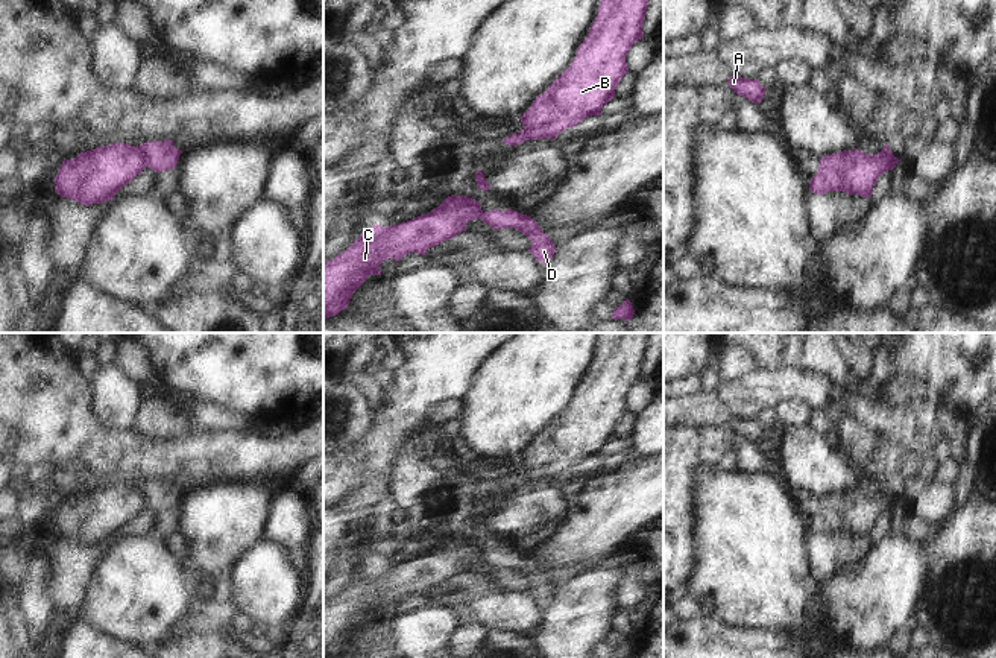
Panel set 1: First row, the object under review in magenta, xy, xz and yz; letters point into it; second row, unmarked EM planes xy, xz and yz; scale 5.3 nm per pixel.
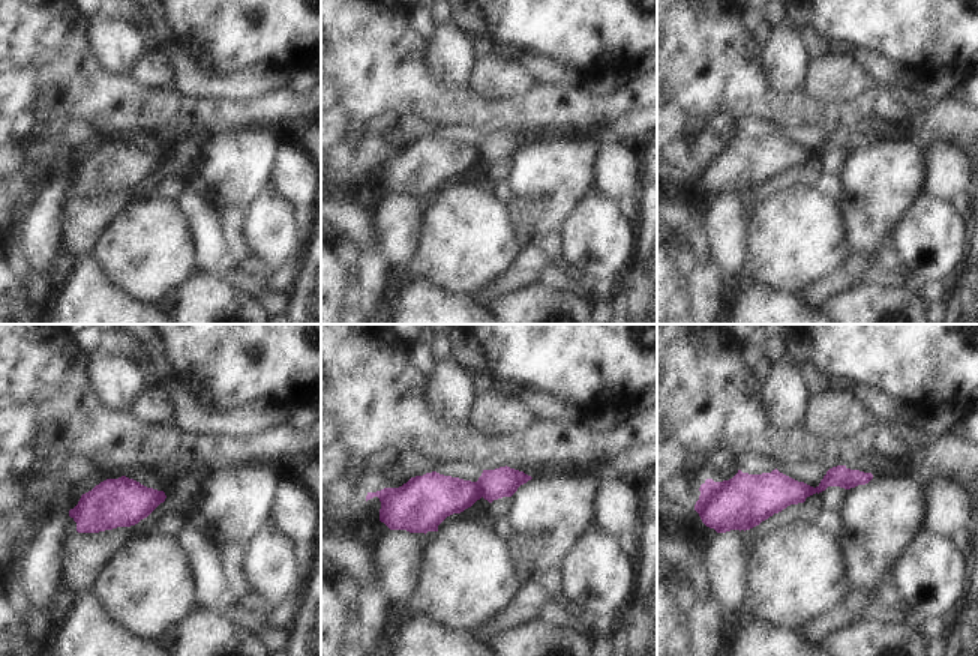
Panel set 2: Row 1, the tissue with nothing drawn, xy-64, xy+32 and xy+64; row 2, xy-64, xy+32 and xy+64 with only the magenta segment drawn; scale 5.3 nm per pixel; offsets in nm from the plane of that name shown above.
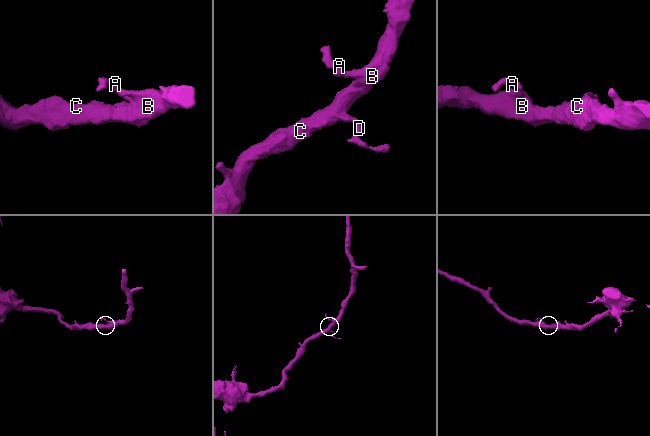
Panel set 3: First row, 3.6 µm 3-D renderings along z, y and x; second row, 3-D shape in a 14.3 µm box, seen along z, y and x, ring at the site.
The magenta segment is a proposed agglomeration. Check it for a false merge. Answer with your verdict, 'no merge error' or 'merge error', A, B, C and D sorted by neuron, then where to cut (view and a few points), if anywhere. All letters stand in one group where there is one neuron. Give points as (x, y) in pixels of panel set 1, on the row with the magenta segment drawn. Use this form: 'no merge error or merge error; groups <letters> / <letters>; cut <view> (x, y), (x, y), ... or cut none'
merge error; groups A B C / D; cut xy (138, 146), (146, 166)

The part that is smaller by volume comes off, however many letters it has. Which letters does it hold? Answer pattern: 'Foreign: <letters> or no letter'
Foreign: D

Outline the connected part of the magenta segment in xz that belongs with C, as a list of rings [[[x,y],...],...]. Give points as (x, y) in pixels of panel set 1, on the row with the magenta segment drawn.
[[[451,195],[427,214],[421,214],[399,225],[372,225],[364,229],[346,251],[339,254],[334,260],[323,261],[323,319],[345,310],[354,292],[369,275],[381,275],[380,264],[384,260],[393,258],[398,263],[410,252],[425,255],[431,246],[466,231],[466,223],[480,219],[481,213],[483,210],[475,199]]]

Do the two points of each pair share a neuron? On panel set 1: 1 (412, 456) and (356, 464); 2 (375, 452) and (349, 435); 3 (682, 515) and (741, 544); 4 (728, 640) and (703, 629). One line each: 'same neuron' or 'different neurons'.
1: different neurons
2: different neurons
3: different neurons
4: same neuron

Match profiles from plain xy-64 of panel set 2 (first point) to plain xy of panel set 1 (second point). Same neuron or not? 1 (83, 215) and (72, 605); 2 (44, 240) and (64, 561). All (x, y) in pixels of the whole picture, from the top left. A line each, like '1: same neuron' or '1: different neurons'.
1: same neuron
2: different neurons

